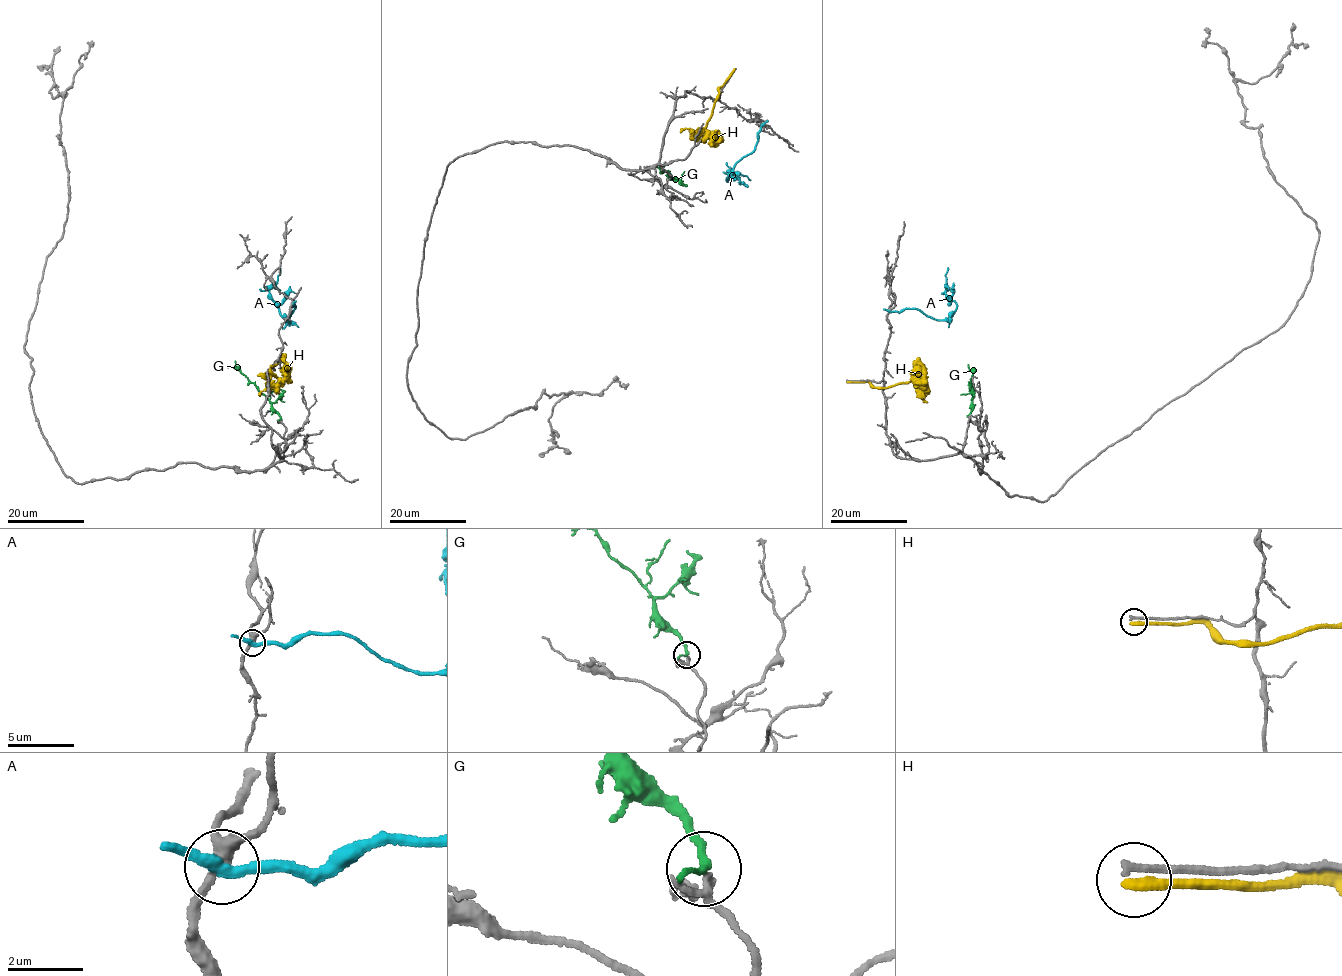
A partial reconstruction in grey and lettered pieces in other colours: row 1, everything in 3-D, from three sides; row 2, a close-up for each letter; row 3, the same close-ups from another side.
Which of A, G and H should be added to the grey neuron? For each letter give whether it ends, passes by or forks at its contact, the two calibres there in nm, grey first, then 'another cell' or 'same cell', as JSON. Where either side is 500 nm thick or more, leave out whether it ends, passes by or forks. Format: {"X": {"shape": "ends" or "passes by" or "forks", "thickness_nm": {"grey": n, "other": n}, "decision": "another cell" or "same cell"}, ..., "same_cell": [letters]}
{"A": {"shape": "passes by", "thickness_nm": {"grey": 300, "other": 280}, "decision": "another cell"}, "G": {"shape": "ends", "thickness_nm": {"grey": 140, "other": 240}, "decision": "same cell"}, "H": {"shape": "ends", "thickness_nm": {"grey": 200, "other": 360}, "decision": "another cell"}, "same_cell": ["G"]}

